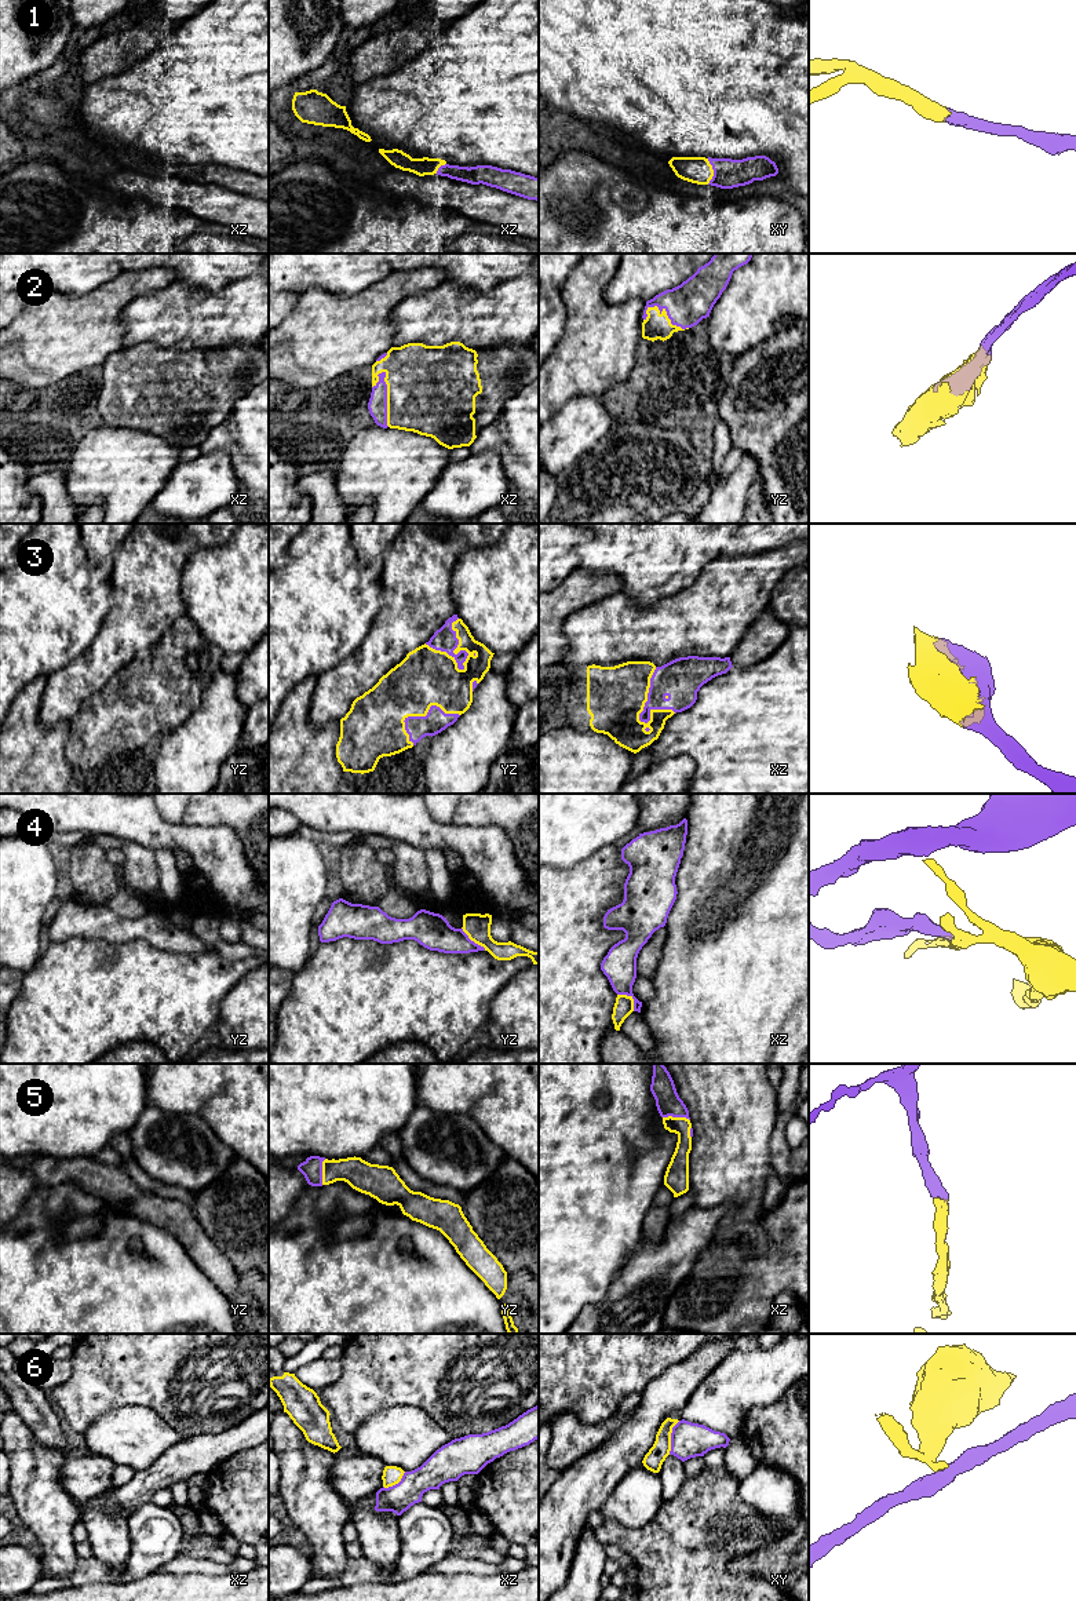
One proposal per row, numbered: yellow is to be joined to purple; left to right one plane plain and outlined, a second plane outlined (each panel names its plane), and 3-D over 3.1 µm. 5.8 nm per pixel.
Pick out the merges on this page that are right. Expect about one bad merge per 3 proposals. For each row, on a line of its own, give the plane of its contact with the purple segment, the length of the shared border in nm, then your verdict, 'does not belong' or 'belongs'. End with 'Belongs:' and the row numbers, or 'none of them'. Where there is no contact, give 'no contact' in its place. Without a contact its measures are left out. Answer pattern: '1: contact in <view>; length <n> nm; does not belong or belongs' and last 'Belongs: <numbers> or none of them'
1: contact in xy; length 150 nm; belongs
2: contact in xz; length 340 nm; belongs
3: contact in yz; length 320 nm; belongs
4: contact in xz; length 140 nm; does not belong
5: contact in xz; length 160 nm; belongs
6: contact in xy; length 220 nm; does not belong
Belongs: 1, 2, 3, 5

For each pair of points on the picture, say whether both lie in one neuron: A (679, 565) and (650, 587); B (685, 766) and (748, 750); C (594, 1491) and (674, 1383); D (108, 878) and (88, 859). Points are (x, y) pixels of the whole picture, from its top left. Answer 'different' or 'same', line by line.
A: same
B: different
C: same
D: same

